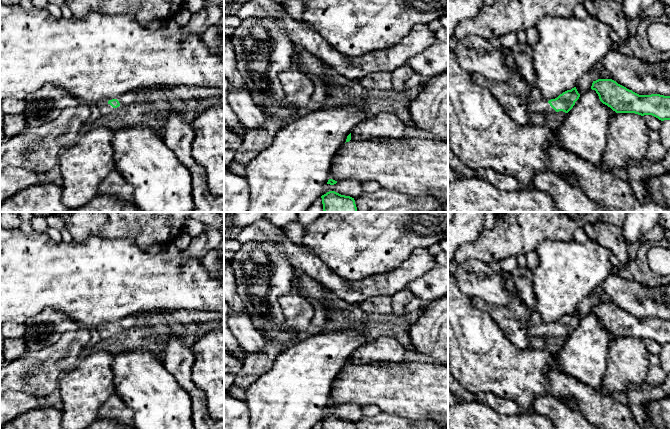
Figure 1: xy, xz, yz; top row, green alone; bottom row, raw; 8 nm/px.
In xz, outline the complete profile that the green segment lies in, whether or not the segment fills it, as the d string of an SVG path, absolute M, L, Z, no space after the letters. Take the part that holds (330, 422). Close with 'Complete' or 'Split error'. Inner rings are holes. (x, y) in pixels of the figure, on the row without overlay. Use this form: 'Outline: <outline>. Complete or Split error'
Outline: M329 415L321 420L323 429L356 429L354 422Z. Complete

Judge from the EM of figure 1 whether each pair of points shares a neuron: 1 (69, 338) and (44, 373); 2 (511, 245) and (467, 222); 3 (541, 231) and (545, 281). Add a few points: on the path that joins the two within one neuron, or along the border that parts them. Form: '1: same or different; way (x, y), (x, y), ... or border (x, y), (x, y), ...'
1: same; way (68, 347), (52, 364)
2: different; border (484, 228), (473, 241), (463, 243)
3: different; border (566, 241), (543, 240), (535, 250)

